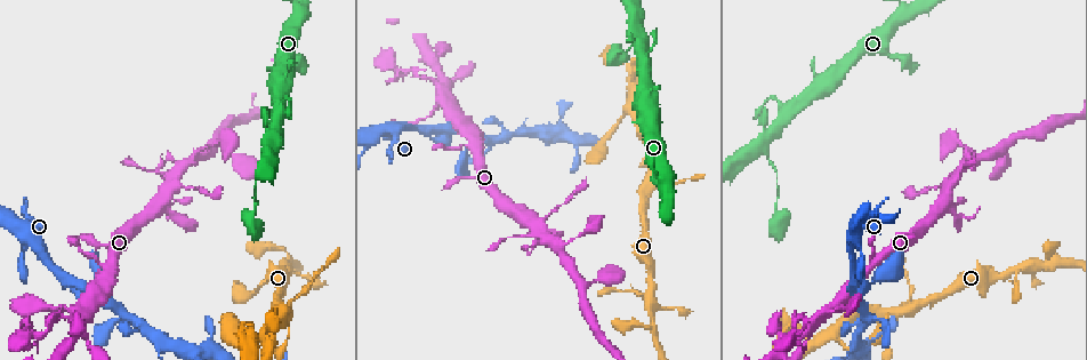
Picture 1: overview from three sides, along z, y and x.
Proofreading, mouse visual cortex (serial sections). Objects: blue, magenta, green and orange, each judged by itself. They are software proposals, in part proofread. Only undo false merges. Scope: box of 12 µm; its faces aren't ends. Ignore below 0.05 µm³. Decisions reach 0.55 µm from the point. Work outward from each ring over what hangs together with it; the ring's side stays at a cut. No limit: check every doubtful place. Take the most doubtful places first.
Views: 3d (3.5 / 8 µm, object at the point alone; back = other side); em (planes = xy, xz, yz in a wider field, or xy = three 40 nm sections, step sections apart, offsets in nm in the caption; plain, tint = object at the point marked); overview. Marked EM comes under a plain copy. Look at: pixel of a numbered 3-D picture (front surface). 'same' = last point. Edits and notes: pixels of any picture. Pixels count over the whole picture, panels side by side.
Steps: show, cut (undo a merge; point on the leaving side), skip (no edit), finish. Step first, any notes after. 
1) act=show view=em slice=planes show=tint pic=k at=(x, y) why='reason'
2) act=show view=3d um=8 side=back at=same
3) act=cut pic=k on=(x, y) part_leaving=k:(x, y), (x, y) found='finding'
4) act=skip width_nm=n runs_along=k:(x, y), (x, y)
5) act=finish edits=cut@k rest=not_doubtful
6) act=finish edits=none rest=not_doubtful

act=show view=3d um=3.5 pic=1 at=(615, 287) why='sharp bend'

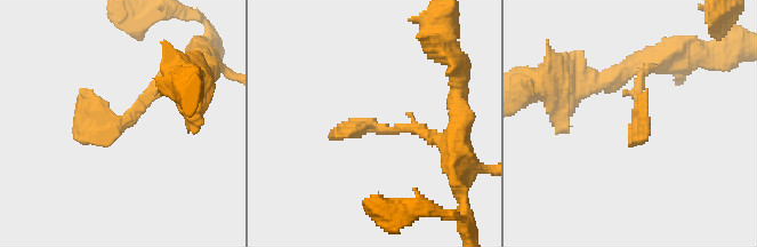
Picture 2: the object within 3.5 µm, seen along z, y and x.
act=show view=em slice=xy step=5 show=tint pic=2 at=(119, 128) why='shape alone is not enough'

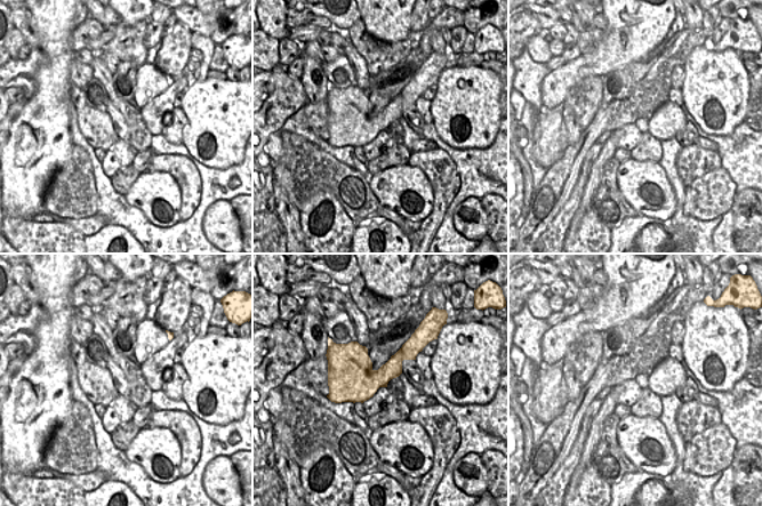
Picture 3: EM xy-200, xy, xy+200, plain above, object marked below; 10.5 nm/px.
act=skip runs_along=2:(167, 73), (118, 126), (82, 90) found='all the same cell'

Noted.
act=show view=3d um=8 pic=1 at=(288, 327)

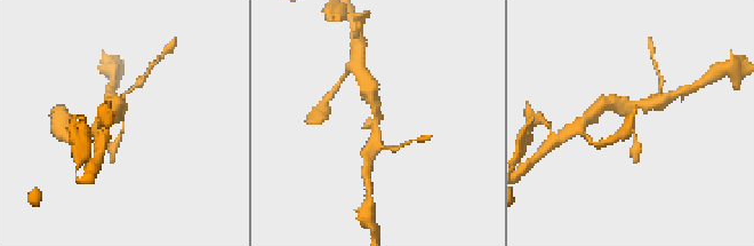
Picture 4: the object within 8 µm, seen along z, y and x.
act=show view=em slice=xy step=2 show=tint pic=4 at=(378, 121) arms=3 arm_widths_nm=200,300,300 why='shape alone is not enough'

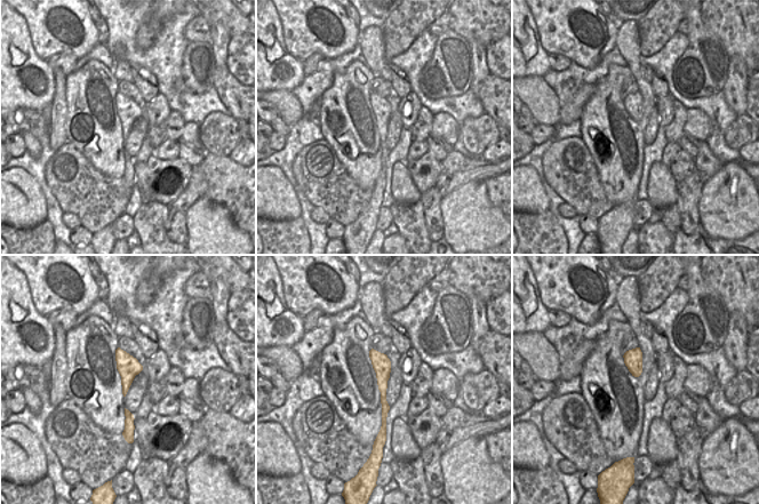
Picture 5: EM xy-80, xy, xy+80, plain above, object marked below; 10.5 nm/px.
act=skip runs_along=5:(373, 352), (382, 365), (382, 432) found='one cell here'

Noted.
act=show view=3d um=3.5 pic=1 at=(440, 85) why='abrupt turn'

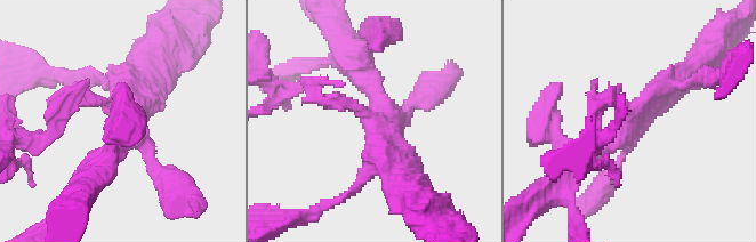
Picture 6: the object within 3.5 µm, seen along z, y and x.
act=show view=em slice=xy step=2 show=tint pic=6 at=(636, 110) why='need the tissue'

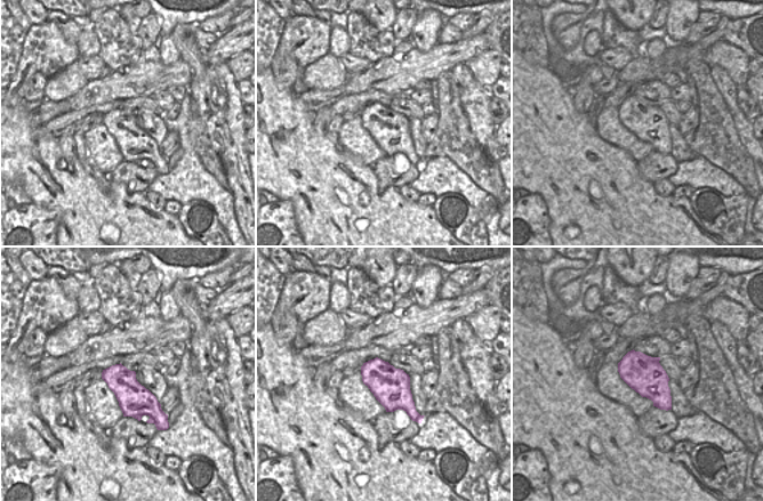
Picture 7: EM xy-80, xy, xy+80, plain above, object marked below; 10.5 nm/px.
act=skip width_nm=400 runs_along=6:(691, 74), (656, 89), (588, 159) found='continuous, no second cell'

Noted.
act=finish edits=none rest=not_doubtful

